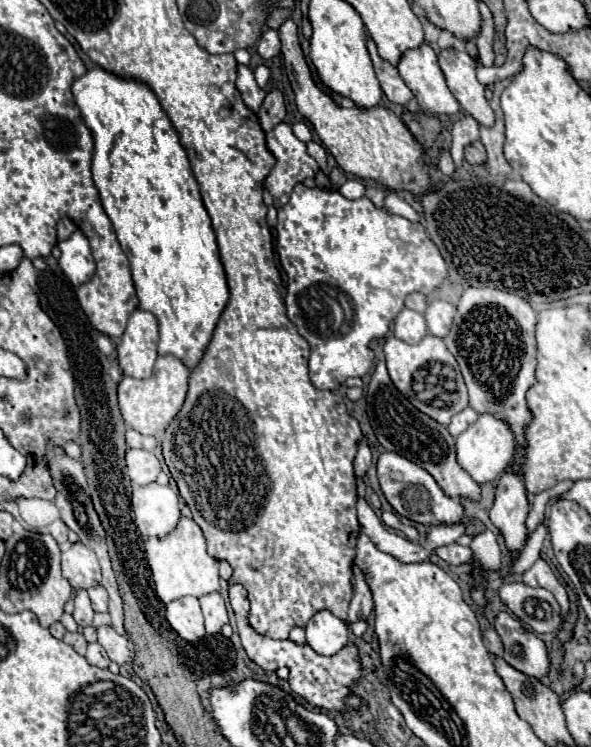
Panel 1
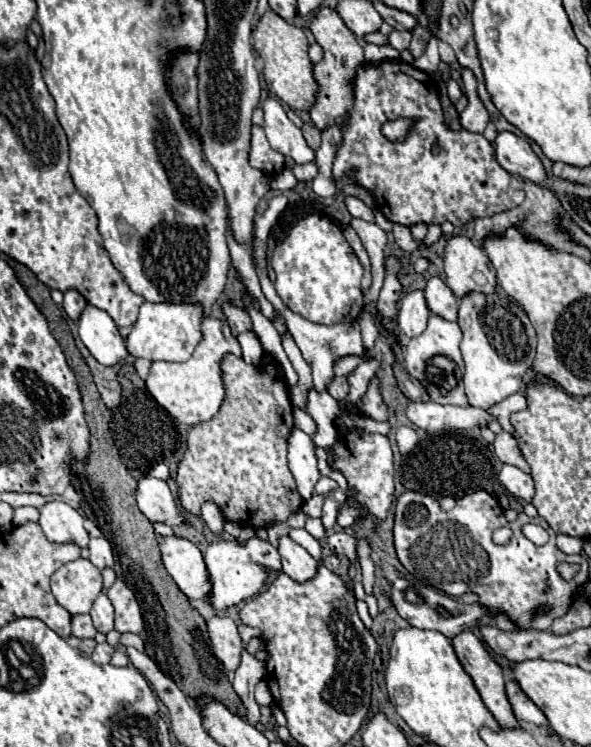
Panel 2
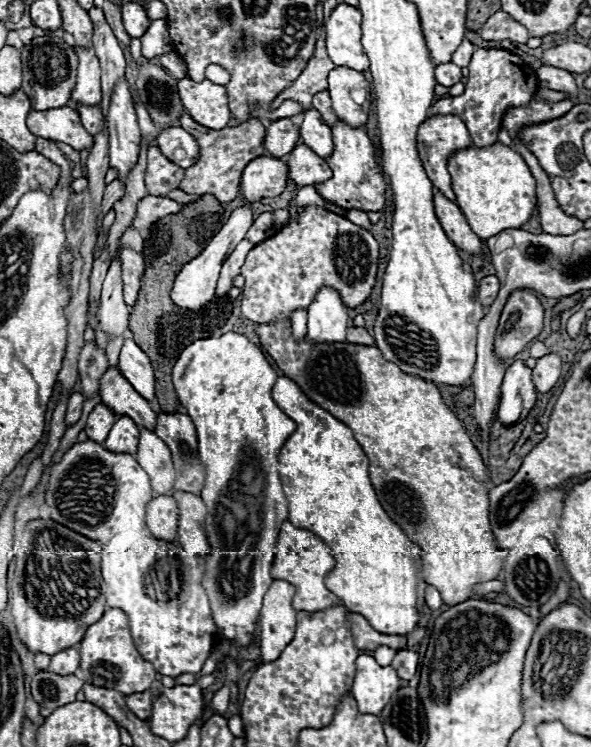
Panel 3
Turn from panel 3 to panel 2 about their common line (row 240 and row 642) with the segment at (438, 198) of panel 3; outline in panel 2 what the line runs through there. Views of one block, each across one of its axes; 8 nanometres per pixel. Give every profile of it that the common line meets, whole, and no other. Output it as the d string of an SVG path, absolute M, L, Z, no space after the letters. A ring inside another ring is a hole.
M462 632L458 636L452 638L452 644L454 644L454 650L456 650L456 656L460 660L460 664L464 666L464 670L472 676L486 708L494 714L494 718L500 722L502 728L520 728L520 722L516 720L514 712L512 712L512 706L508 702L508 696L506 696L506 690L504 690L504 672L502 672L502 666L492 658L492 654L488 652L488 648L484 646L484 642L474 634L474 632Z

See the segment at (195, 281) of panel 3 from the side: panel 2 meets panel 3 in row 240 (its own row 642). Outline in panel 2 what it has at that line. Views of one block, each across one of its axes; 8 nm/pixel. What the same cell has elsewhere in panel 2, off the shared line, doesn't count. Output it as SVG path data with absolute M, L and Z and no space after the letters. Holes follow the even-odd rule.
M212 616L206 620L208 626L208 638L214 656L226 664L226 670L234 670L238 666L242 644L238 640L238 628L232 618L228 616Z

